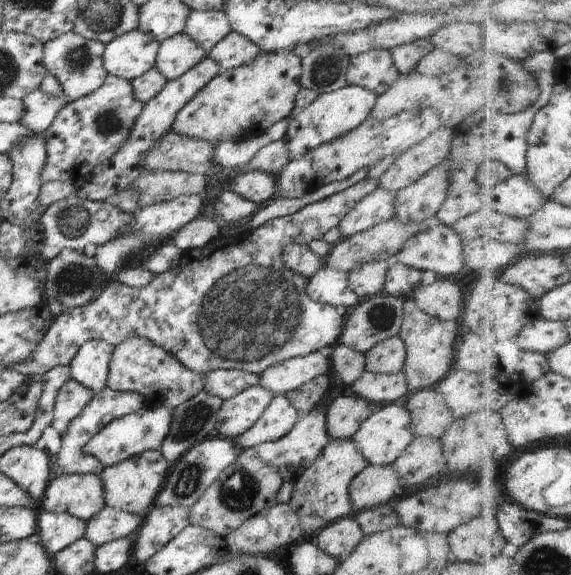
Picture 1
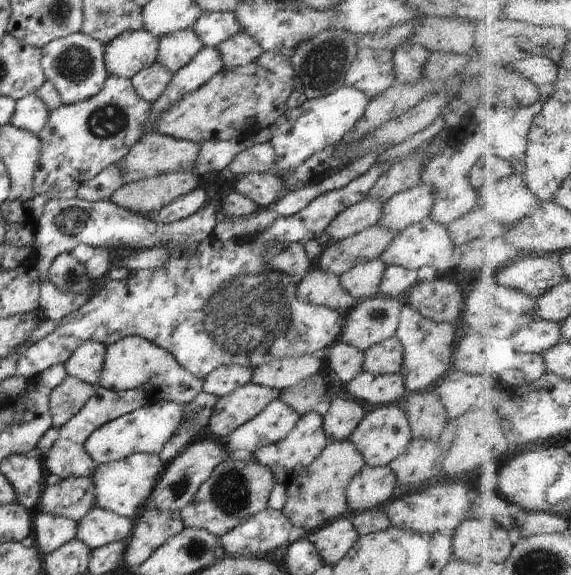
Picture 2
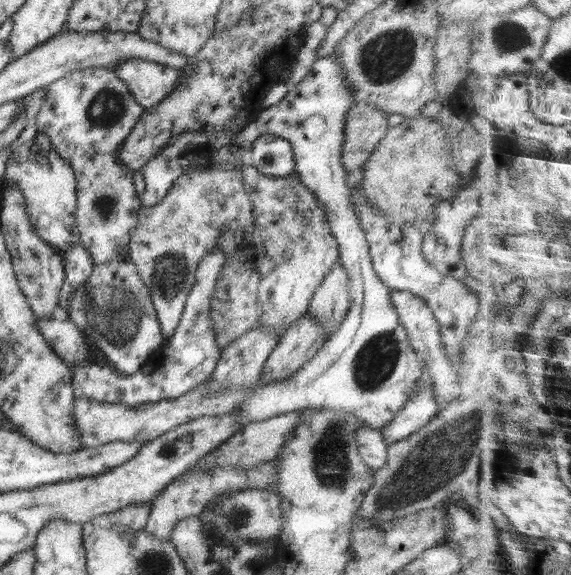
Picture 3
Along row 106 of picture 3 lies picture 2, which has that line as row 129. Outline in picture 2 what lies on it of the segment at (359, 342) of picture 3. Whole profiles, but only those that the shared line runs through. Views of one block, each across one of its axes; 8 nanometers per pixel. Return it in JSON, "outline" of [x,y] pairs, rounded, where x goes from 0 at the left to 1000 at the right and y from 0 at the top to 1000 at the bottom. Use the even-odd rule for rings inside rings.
{"outline":[[[601,151],[562,170],[539,172],[522,188],[501,191],[473,219],[473,247],[483,261],[483,289],[475,303],[497,308],[504,296],[525,289],[553,264],[583,254],[620,226],[623,212],[637,202],[650,169],[623,153]]]}

